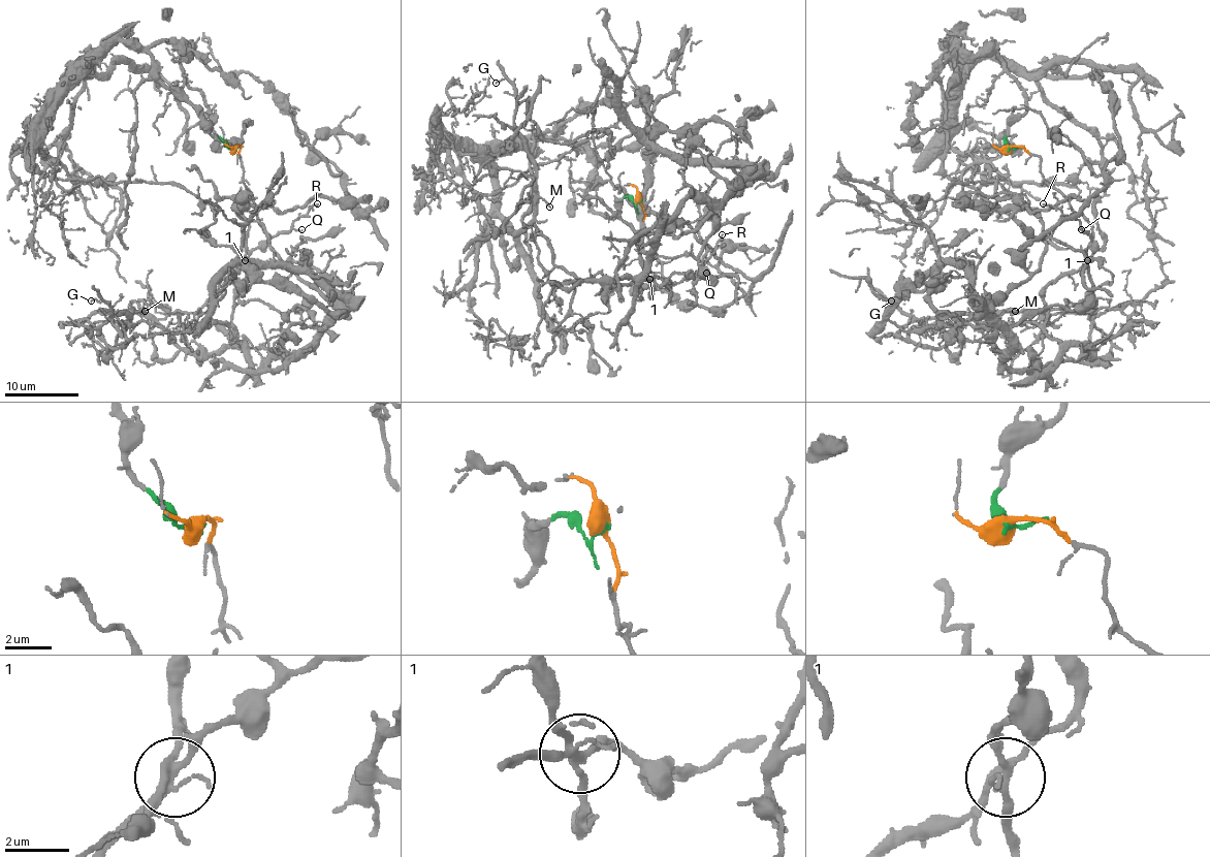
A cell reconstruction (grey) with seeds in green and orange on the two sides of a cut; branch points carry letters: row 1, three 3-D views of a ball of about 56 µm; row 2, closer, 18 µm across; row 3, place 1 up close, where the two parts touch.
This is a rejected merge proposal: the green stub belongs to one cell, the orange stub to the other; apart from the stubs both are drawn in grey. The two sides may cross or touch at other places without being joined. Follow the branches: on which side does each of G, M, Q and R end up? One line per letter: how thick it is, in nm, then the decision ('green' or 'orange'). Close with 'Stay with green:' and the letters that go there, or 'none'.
G: 110 nm | orange
M: 130 nm | orange
Q: 80 nm | orange
R: 170 nm | orange
Stay with green: none

